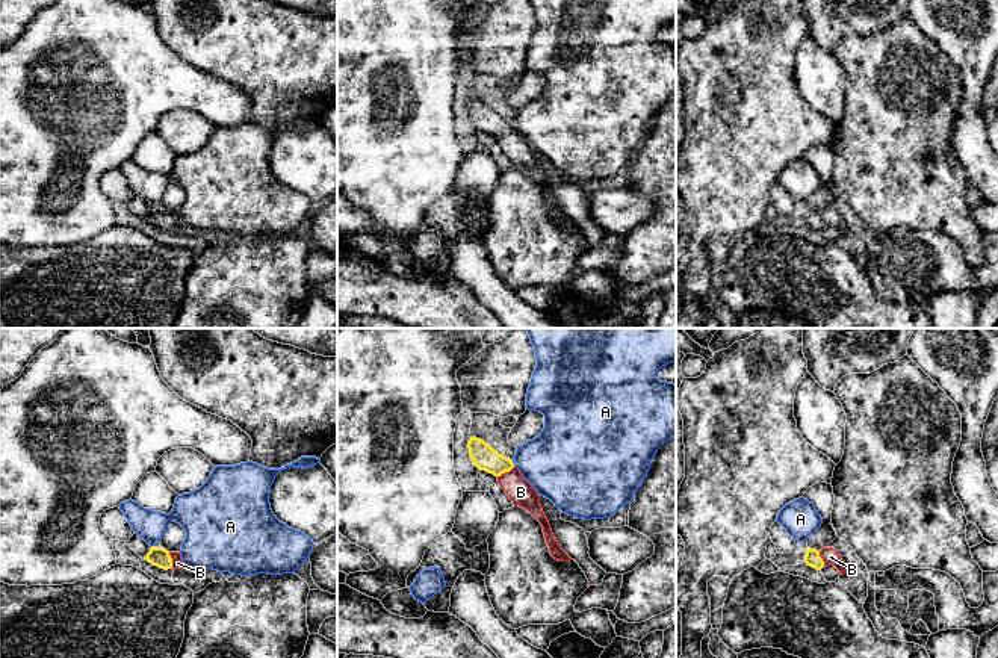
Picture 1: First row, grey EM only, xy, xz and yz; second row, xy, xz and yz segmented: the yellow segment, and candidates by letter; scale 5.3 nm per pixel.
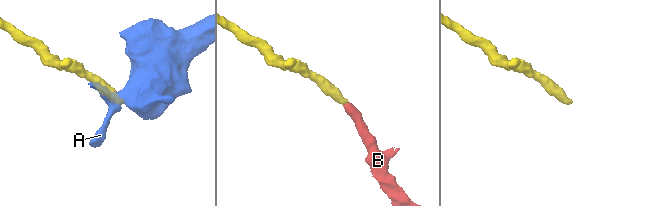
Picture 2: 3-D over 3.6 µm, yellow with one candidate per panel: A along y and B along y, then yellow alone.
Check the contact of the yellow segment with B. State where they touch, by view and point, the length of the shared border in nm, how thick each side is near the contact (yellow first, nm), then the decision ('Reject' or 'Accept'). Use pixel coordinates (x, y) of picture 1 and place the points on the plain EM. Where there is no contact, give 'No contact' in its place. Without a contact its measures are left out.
Touches yellow at xz (505, 132). Shared border 110 nm. Thickness 140 nm (yellow) against 140 nm. Accept

